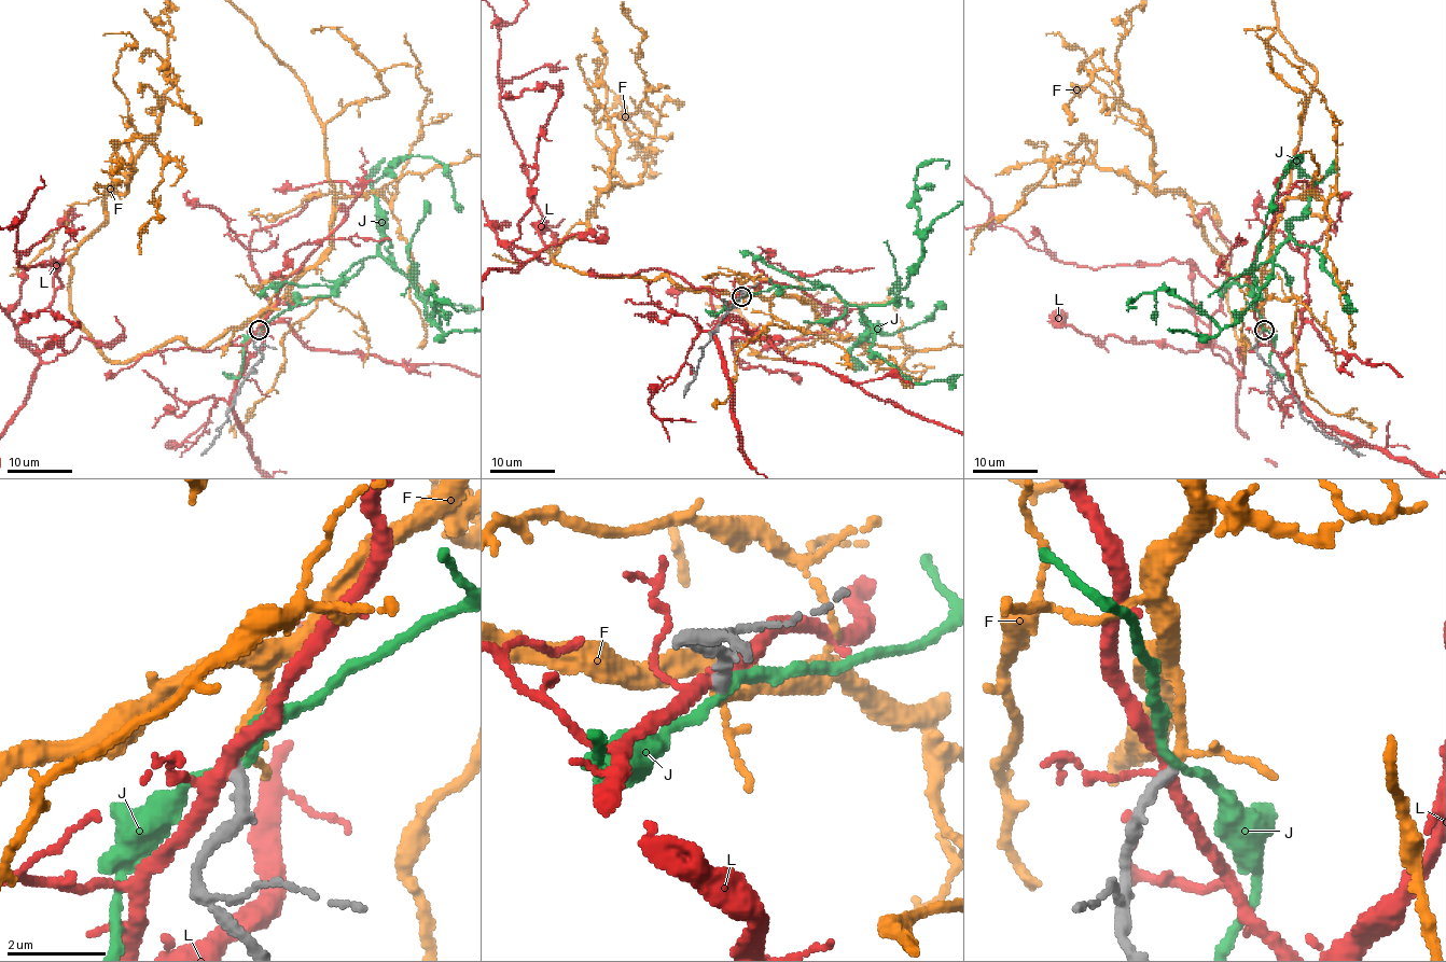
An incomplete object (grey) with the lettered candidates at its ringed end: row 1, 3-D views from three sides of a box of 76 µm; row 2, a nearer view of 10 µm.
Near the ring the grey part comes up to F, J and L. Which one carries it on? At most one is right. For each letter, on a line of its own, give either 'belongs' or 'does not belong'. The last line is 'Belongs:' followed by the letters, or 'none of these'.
F: belongs
J: does not belong
L: does not belong
Belongs: F

